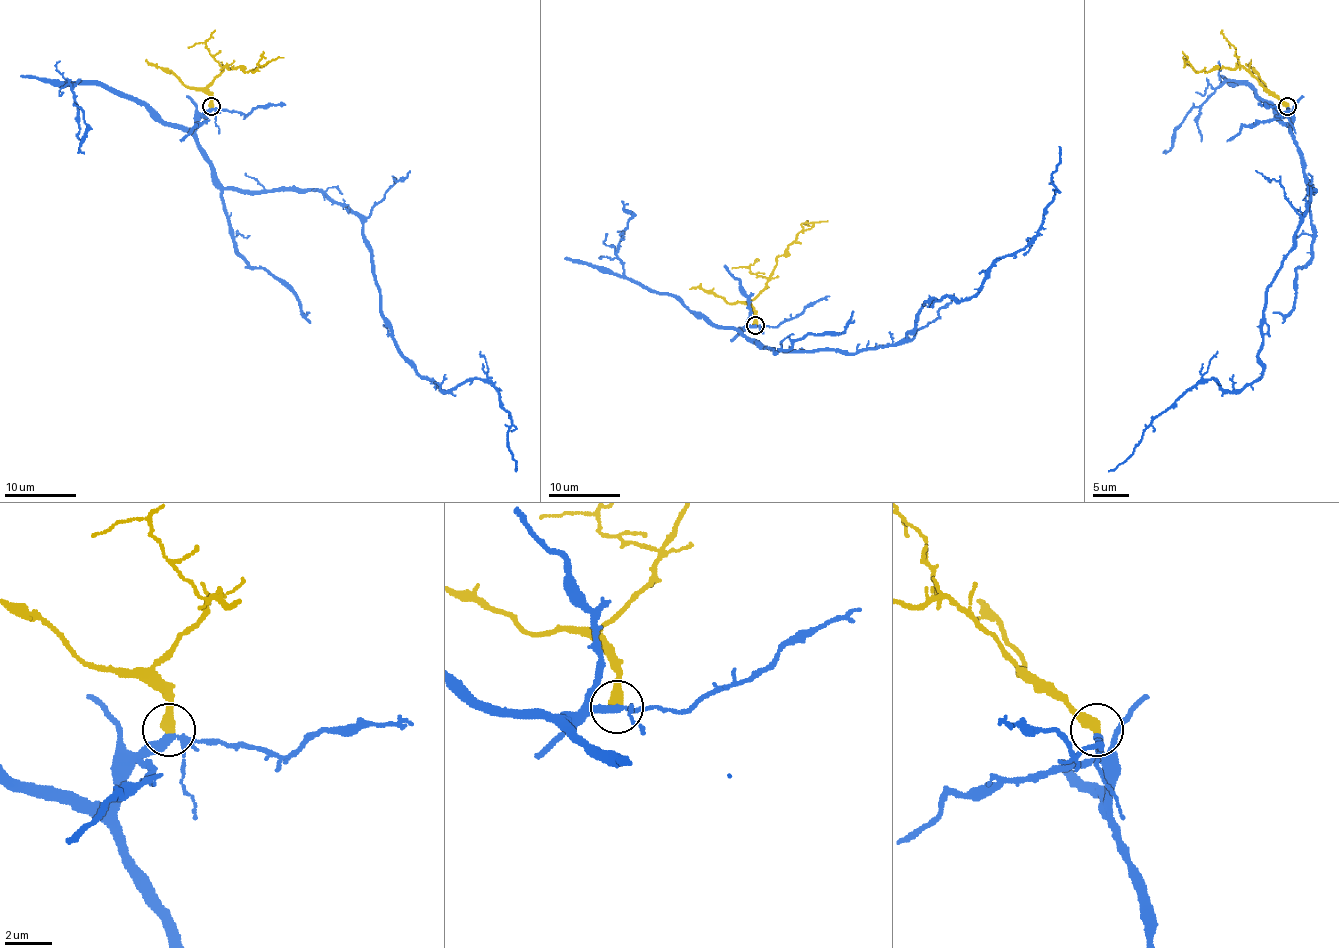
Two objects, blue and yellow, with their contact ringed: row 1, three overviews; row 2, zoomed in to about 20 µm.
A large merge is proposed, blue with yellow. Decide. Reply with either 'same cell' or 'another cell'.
same cell

